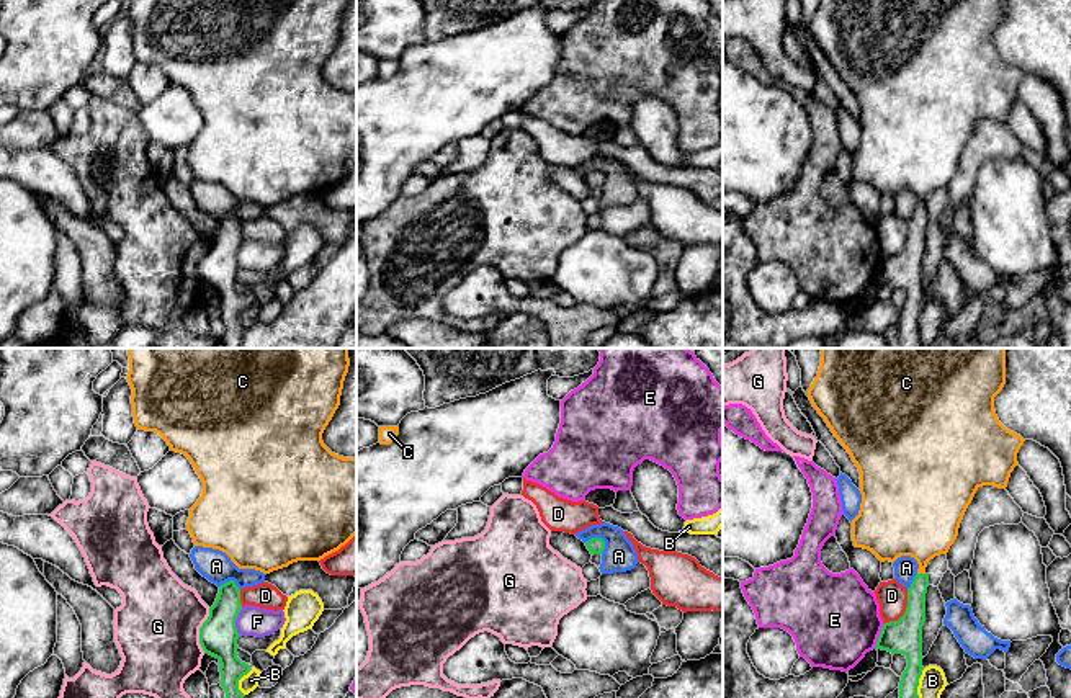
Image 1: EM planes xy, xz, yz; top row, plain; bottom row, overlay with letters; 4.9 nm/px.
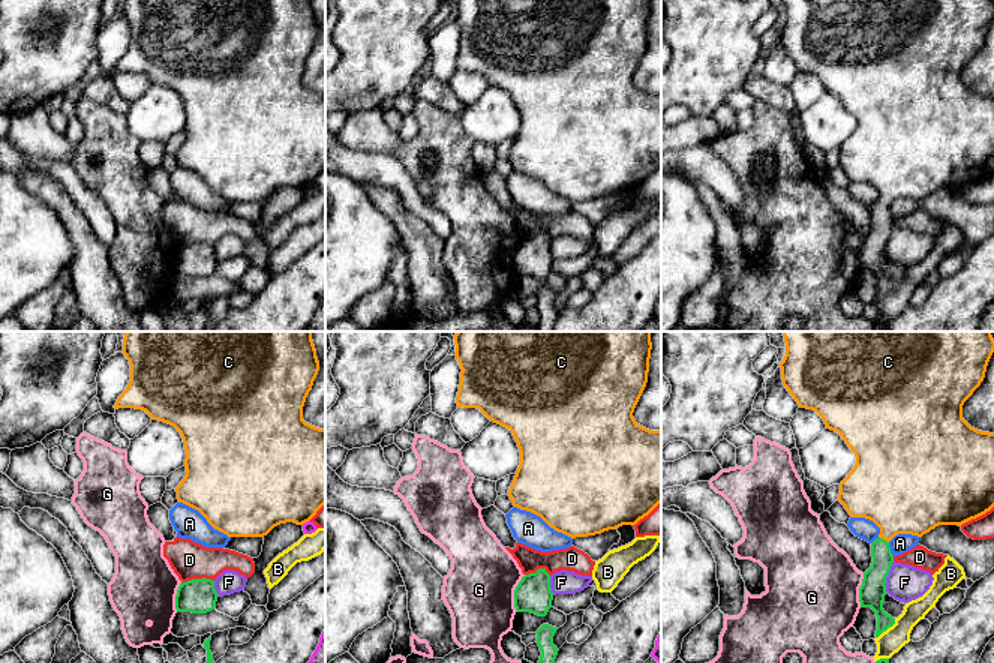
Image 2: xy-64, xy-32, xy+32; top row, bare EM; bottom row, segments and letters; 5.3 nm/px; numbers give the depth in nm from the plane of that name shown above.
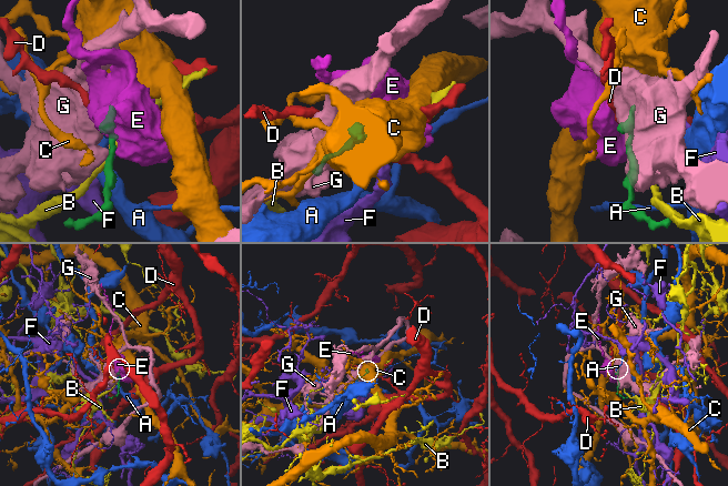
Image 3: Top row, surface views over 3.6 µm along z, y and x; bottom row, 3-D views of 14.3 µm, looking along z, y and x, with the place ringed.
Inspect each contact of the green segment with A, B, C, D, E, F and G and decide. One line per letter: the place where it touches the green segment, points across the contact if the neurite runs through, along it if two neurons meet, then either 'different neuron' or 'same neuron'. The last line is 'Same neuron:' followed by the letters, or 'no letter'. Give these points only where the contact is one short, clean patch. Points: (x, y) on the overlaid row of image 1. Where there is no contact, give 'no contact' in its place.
A: xz (599, 538) | along xz (586, 543), (592, 538), (600, 538), (605, 548) | different neuron
B: yz (918, 684) | along yz (924, 669), (919, 679), (918, 697) | different neuron
C: yz (921, 574) | across yz (911, 623), (921, 574), (923, 523) | same neuron
D: yz (906, 610) | along yz (908, 589), (906, 610), (896, 620), (885, 623) | different neuron
E: yz (878, 636) | along yz (885, 623), (873, 648) | different neuron
F: xy (234, 621) | along xy (242, 607), (236, 620), (236, 631), (239, 635) | different neuron
G: xy (200, 631) | different neuron
Same neuron: C

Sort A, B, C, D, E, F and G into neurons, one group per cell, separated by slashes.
A / B / C / D / E / F / G

